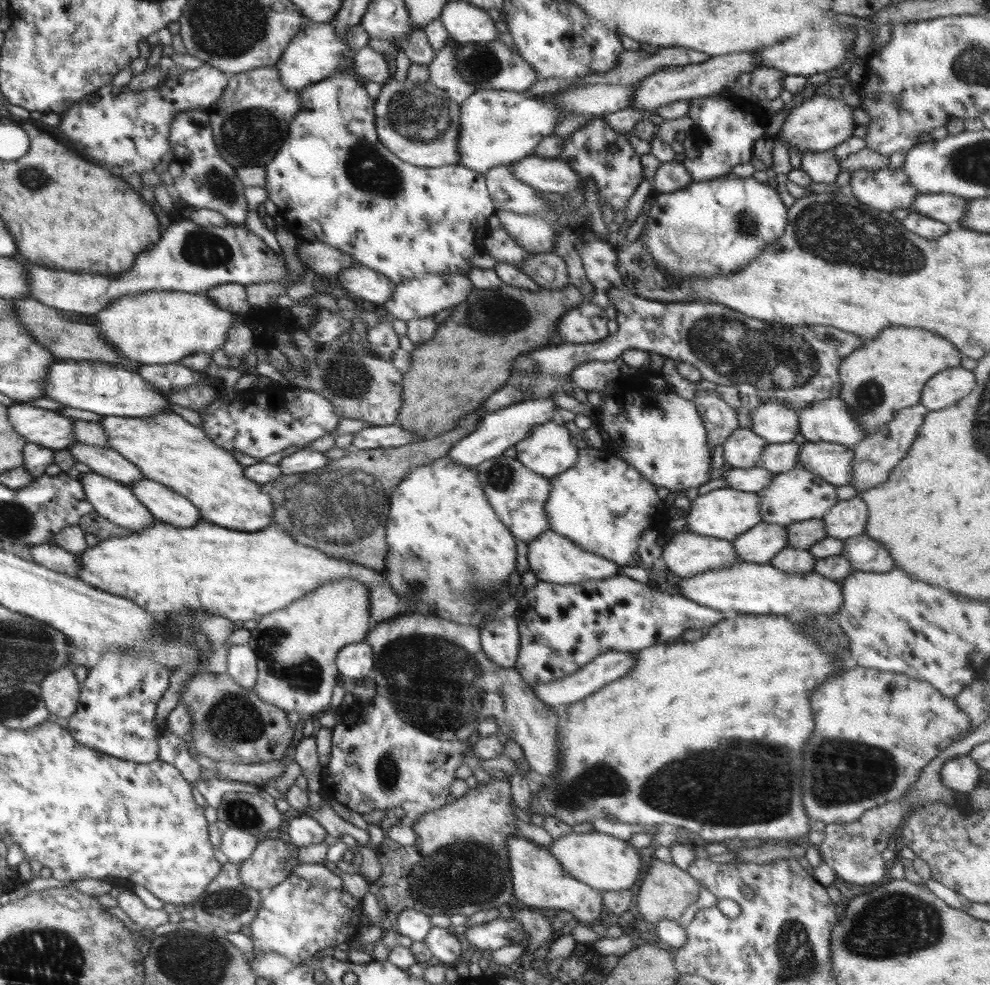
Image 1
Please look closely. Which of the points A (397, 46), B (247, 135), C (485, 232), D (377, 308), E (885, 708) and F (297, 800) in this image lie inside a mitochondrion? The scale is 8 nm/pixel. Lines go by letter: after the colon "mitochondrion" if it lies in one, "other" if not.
A: other
B: mitochondrion
C: other
D: other
E: other
F: other

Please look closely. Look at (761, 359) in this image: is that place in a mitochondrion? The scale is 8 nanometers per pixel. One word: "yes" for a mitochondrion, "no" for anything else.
yes

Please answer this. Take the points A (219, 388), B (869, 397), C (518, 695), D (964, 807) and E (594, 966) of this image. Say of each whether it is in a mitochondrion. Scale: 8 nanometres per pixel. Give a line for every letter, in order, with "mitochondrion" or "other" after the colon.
A: other
B: mitochondrion
C: other
D: other
E: other

